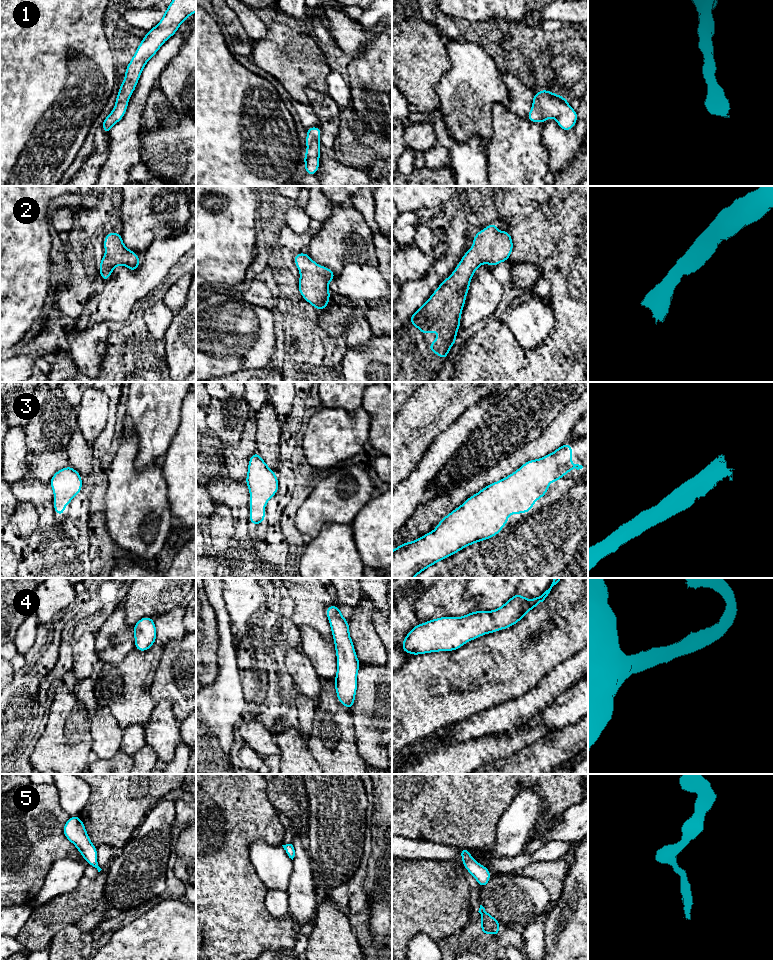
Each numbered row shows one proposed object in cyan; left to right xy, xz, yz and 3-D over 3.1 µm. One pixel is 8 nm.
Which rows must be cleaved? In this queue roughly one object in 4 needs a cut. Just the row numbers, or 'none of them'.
none of them

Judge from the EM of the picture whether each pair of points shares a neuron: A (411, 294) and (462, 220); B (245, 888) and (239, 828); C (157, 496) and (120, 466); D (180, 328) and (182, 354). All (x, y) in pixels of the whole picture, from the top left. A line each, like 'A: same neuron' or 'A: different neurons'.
A: same neuron
B: same neuron
C: same neuron
D: same neuron

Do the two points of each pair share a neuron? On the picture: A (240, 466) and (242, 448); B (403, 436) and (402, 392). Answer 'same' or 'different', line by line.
A: same
B: different

